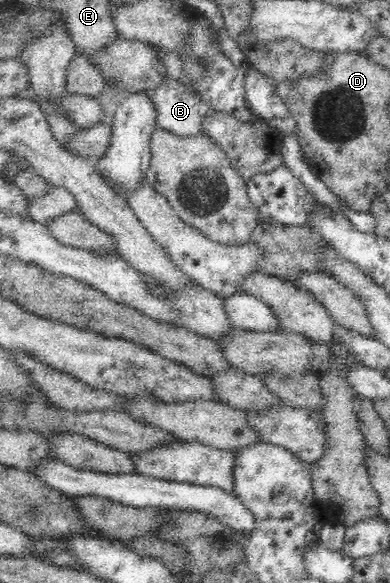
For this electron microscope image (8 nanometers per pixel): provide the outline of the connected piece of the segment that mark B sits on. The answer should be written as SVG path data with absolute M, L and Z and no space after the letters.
M167 76L154 90L142 91L156 107L157 126L182 138L203 134L204 118L216 112L200 95L172 77Z

